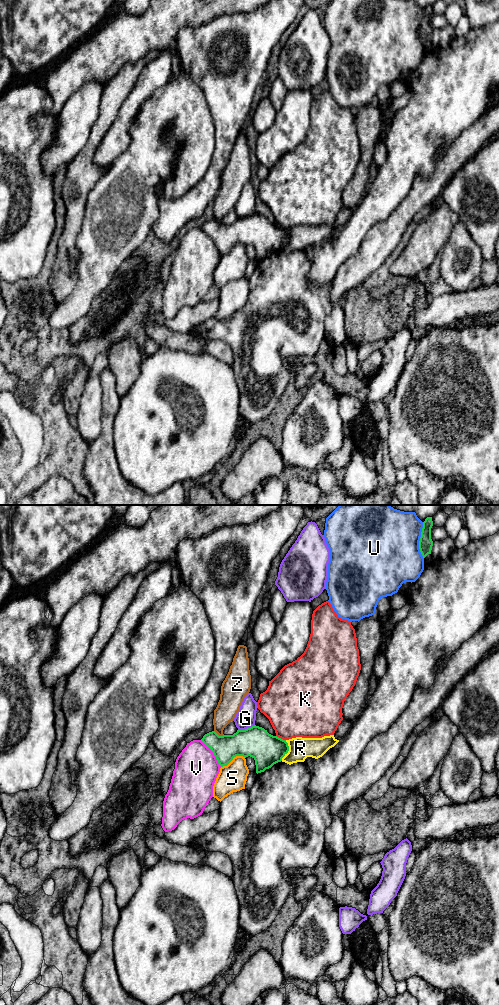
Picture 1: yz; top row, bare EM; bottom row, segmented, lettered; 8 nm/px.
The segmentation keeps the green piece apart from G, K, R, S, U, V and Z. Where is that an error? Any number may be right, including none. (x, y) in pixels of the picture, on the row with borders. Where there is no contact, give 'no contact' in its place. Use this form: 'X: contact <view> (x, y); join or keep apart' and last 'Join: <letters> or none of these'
G: contact yz (247, 728); keep apart
K: contact yz (280, 738); keep apart
R: contact yz (288, 750); keep apart
S: contact yz (233, 757); keep apart
U: contact yz (420, 540); keep apart
V: contact yz (213, 753); keep apart
Z: contact yz (218, 735); keep apart
Join: none of these

